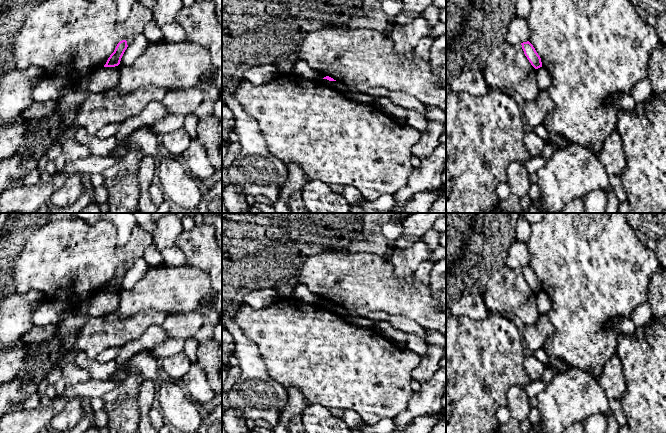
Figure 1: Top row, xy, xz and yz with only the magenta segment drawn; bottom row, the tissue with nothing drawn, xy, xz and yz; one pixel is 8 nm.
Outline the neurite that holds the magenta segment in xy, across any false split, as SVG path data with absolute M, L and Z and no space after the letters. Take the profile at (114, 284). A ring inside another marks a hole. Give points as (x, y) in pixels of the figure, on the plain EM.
M122 264L120 265L114 276L110 279L110 281L108 282L106 288L104 289L104 291L115 291L118 290L120 288L121 282L125 276L125 274L127 273L128 269L127 269L127 265L126 264Z

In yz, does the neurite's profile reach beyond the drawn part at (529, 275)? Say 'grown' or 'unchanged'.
unchanged

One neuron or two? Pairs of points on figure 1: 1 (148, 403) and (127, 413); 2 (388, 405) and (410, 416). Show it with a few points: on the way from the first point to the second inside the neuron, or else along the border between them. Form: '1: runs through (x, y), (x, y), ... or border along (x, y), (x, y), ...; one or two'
1: border along (141, 384), (138, 395), (138, 422); two
2: border along (413, 392), (407, 407), (392, 418); two

